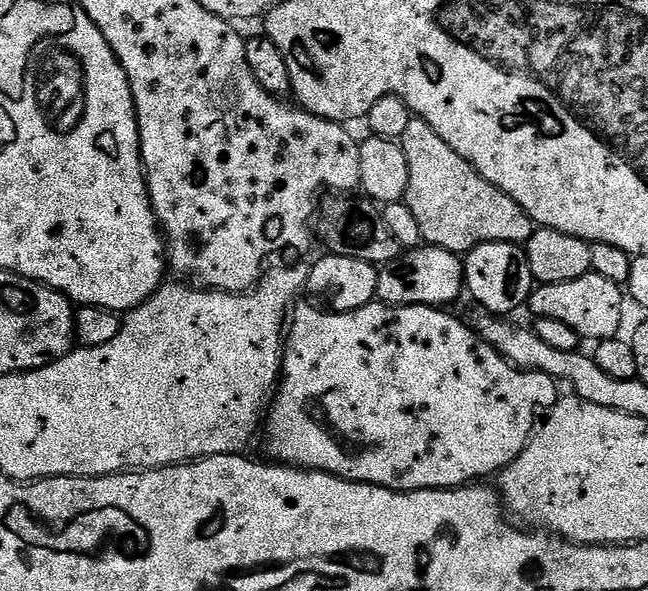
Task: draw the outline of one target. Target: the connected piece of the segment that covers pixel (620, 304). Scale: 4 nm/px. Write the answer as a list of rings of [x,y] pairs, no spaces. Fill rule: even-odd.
[[[591,271],[574,282],[539,285],[528,300],[527,307],[532,308],[533,317],[558,318],[558,322],[566,322],[566,326],[570,326],[585,341],[599,342],[613,339],[619,333],[616,331],[624,320],[624,300],[626,304],[621,285]]]

